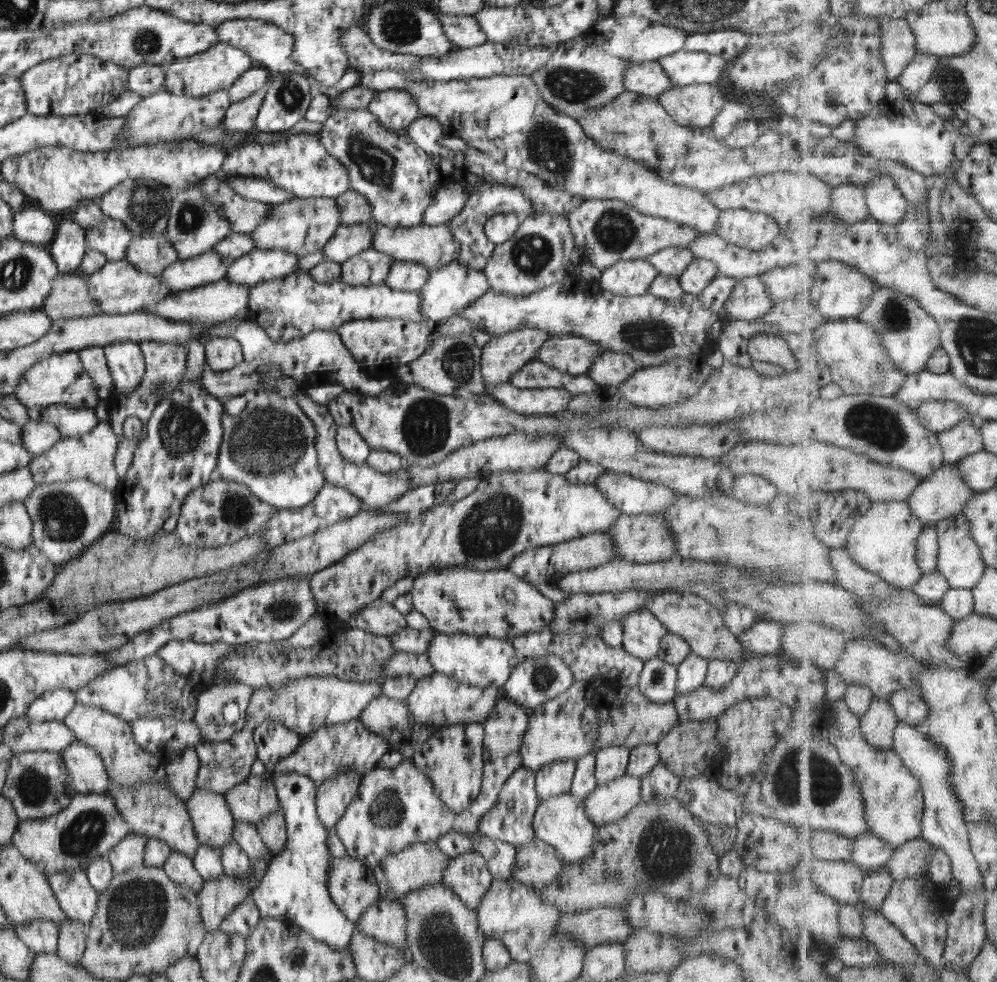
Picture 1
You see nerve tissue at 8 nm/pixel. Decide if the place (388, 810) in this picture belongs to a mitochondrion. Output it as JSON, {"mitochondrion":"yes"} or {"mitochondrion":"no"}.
{"mitochondrion":"yes"}

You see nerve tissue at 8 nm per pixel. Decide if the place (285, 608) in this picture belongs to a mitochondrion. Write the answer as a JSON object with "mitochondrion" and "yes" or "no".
{"mitochondrion":"yes"}

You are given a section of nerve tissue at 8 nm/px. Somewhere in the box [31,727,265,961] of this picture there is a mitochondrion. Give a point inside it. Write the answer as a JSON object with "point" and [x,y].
{"point":[137,908]}

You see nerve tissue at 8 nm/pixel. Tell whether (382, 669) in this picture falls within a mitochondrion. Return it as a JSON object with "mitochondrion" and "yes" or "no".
{"mitochondrion":"no"}

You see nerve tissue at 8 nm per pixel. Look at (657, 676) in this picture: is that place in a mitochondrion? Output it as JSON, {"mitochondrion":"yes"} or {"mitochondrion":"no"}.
{"mitochondrion":"yes"}

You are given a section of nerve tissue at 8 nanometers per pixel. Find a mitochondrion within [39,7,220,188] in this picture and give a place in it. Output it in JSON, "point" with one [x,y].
{"point":[147,42]}

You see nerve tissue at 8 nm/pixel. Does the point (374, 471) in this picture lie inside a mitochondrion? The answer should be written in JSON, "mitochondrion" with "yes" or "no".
{"mitochondrion":"no"}

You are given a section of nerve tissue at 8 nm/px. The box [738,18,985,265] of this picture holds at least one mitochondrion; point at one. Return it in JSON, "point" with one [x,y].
{"point":[951,85]}

